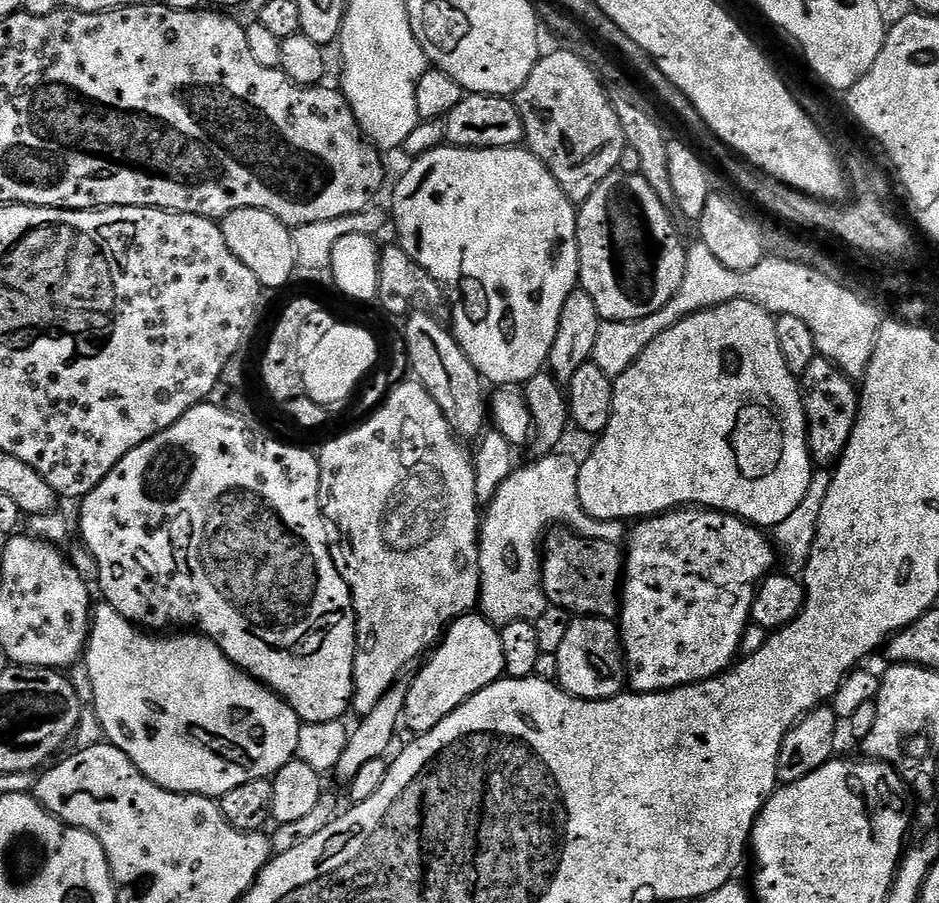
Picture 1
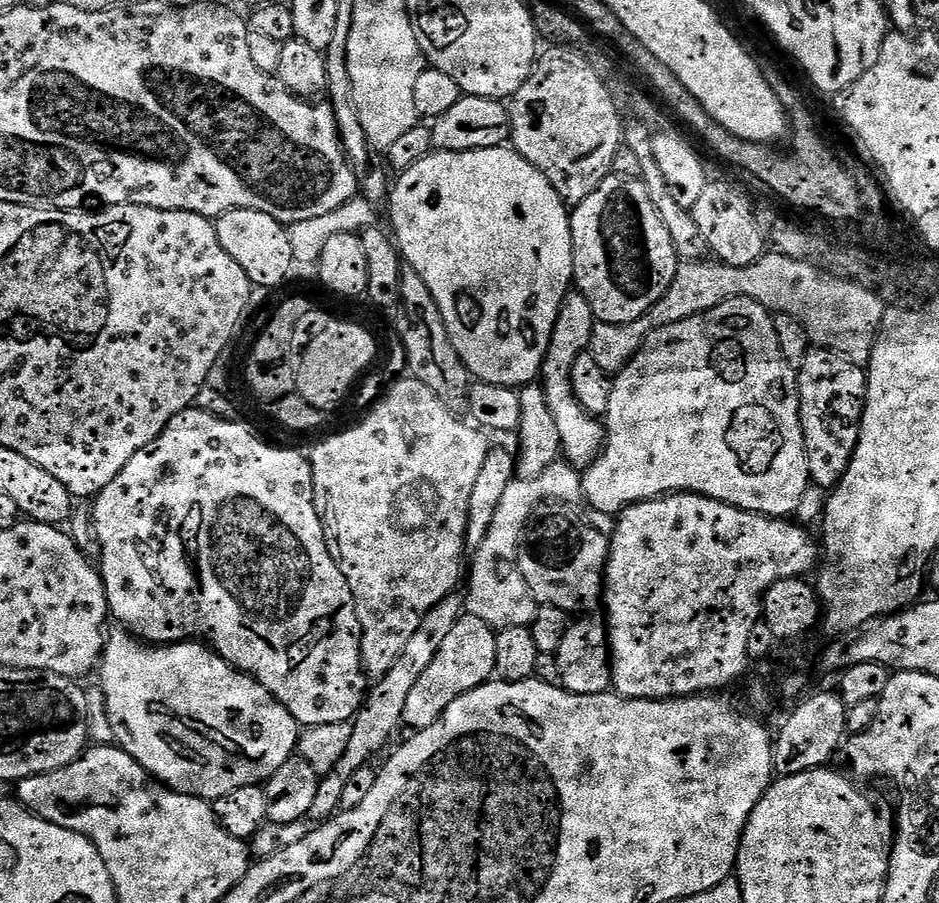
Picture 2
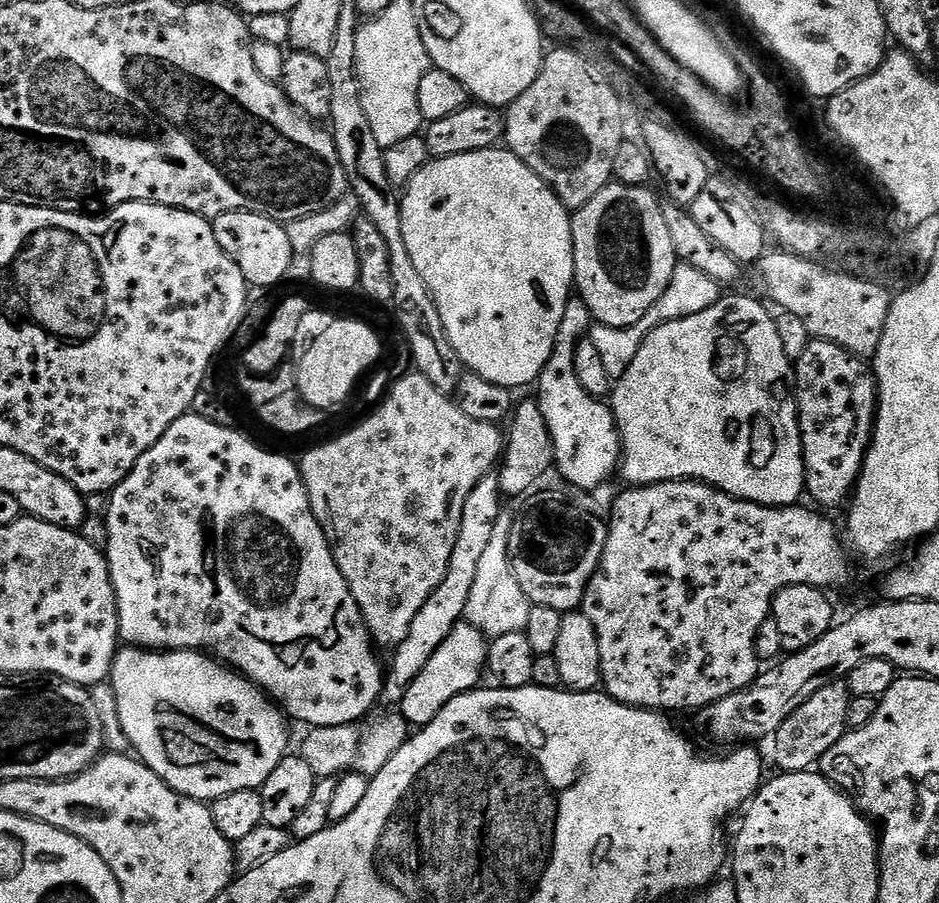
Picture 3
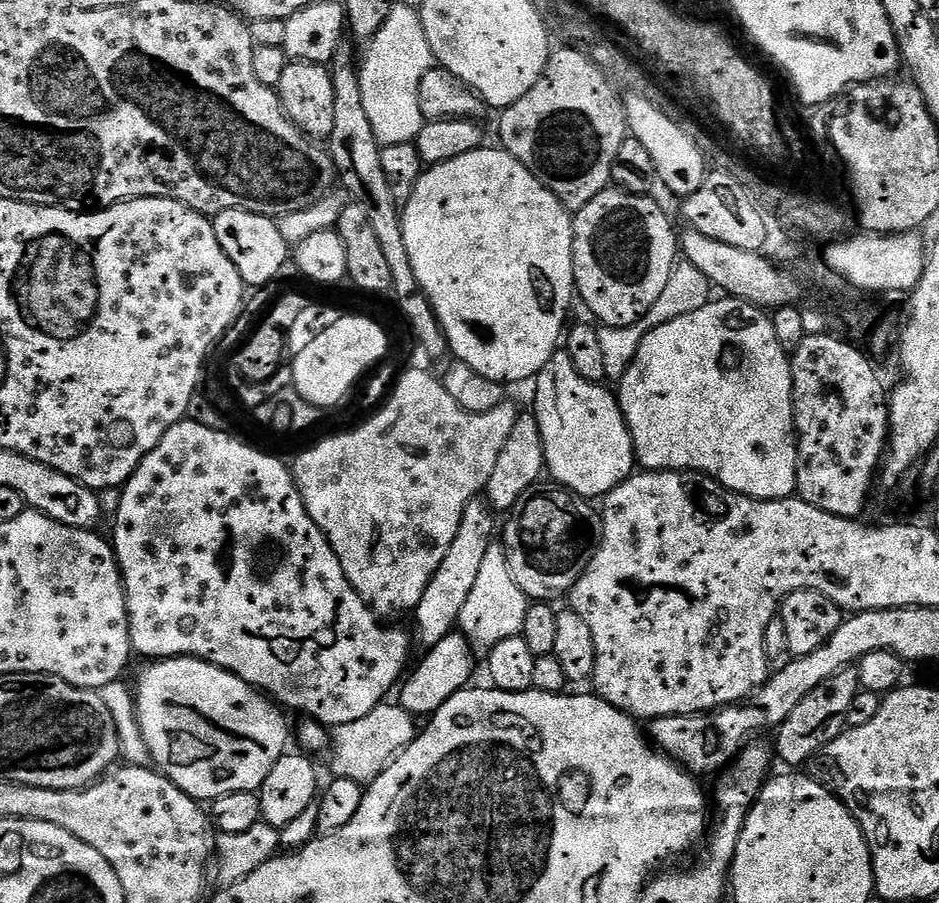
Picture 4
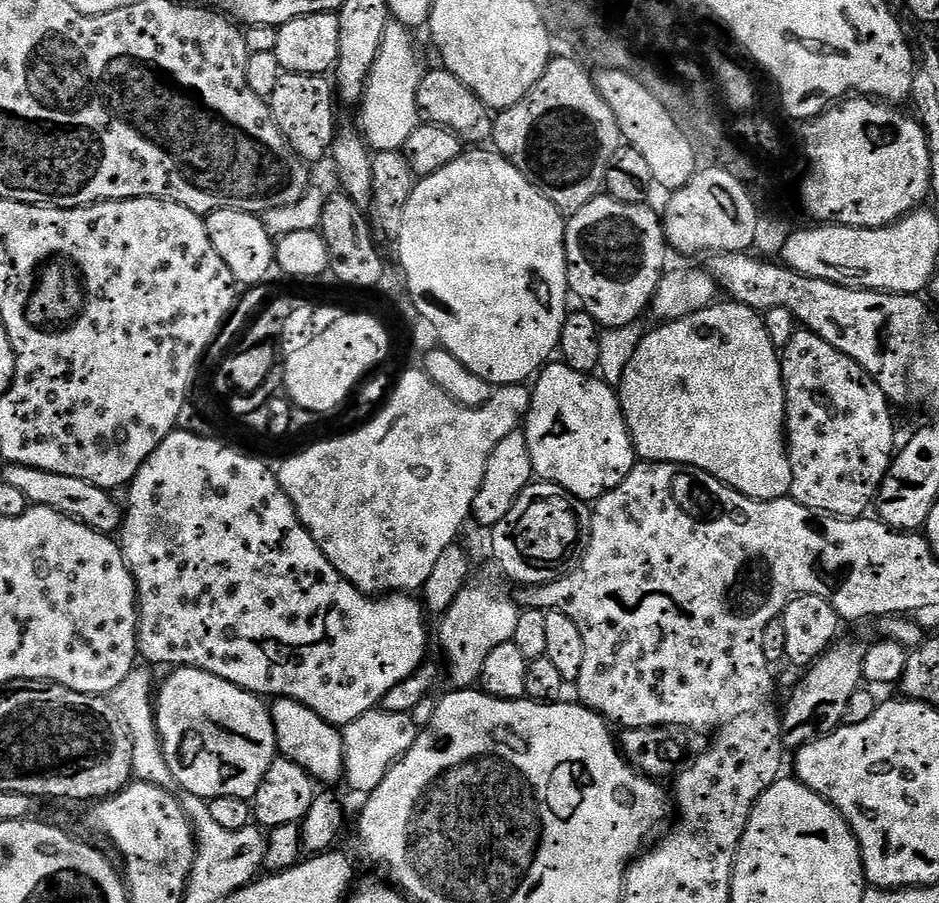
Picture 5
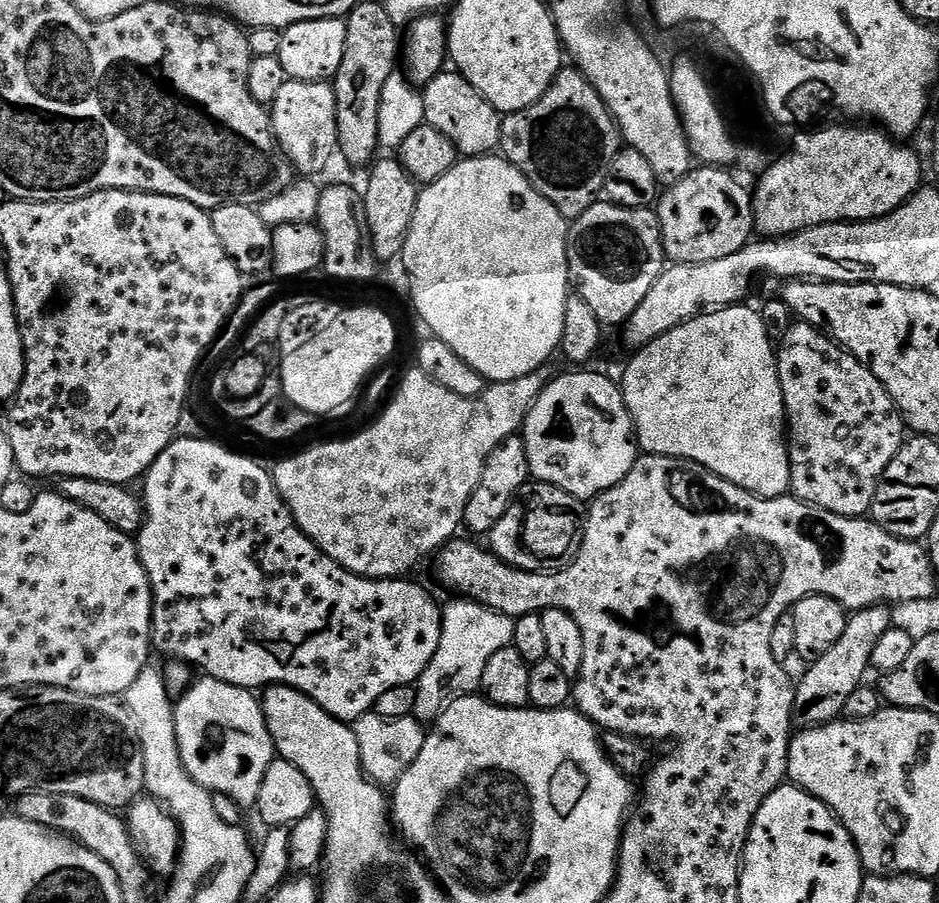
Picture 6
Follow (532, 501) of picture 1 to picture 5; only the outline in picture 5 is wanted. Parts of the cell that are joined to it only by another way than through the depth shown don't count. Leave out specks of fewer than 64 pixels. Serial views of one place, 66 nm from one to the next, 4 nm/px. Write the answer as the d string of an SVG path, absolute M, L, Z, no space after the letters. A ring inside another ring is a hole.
M480 584L477 588L465 586L458 598L443 613L440 624L440 644L444 647L444 656L448 659L448 672L457 689L464 690L475 685L482 674L482 666L491 652L502 642L514 638L514 630L518 626L521 605L512 600L504 592L491 588L488 584Z

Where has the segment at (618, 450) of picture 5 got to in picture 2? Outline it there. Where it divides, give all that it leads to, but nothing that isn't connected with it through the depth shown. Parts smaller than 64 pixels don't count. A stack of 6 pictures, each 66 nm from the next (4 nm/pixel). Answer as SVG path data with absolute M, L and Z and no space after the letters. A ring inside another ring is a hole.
M569 291L558 310L558 318L542 369L542 387L546 394L546 402L550 402L550 412L558 422L563 459L577 470L591 468L606 443L605 425L597 417L591 416L578 402L578 398L574 398L574 390L570 382L570 370L574 370L574 358L578 358L581 352L588 351L588 343L597 323L594 310L590 310L590 302L586 302L586 298L582 298L580 292Z

